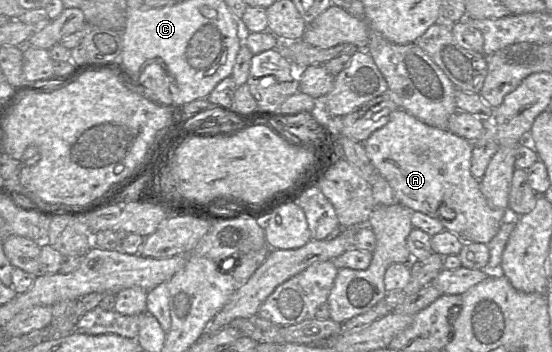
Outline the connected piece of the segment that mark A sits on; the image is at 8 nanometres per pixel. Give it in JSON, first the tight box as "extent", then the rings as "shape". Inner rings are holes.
{"extent":[362,109,510,244],"shape":[[[397,109],[395,110],[391,116],[390,120],[387,124],[385,124],[383,127],[377,129],[374,131],[364,142],[362,142],[365,148],[365,151],[367,153],[368,158],[370,159],[373,166],[376,168],[378,173],[382,175],[385,180],[389,183],[391,186],[394,195],[396,196],[398,202],[402,204],[403,206],[409,208],[411,211],[419,211],[422,212],[432,218],[435,218],[441,222],[441,224],[444,226],[445,230],[448,230],[450,232],[453,232],[457,234],[464,242],[478,242],[478,243],[484,243],[487,244],[490,242],[493,237],[498,233],[500,229],[500,225],[502,221],[510,215],[510,212],[506,211],[500,211],[493,209],[483,193],[480,189],[480,180],[475,179],[470,171],[471,167],[471,159],[472,159],[472,142],[458,136],[456,134],[451,133],[450,131],[446,129],[436,128],[433,126],[429,126],[419,119],[415,118],[408,112],[406,112],[403,109]],[[443,205],[447,205],[451,207],[455,211],[455,217],[453,219],[445,219],[442,215],[439,214],[439,209],[443,207]]]}

